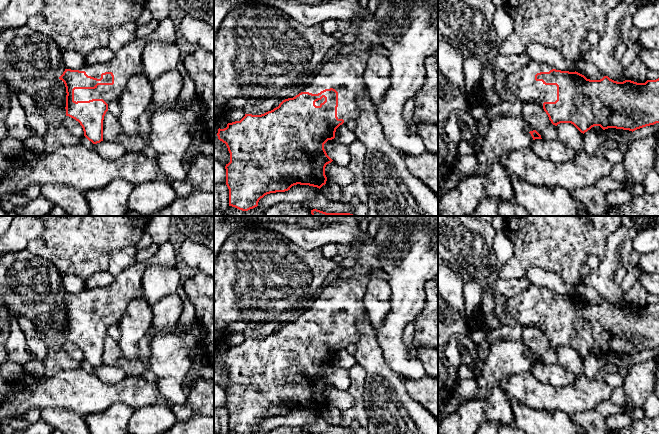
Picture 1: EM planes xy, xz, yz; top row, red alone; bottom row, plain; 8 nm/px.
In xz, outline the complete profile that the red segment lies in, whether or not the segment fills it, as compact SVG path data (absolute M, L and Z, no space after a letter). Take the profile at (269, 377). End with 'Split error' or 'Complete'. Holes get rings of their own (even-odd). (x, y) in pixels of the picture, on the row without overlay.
M369 275L336 279L321 289L311 307L295 321L283 324L278 331L264 338L245 338L240 345L218 353L218 363L226 368L230 377L230 386L225 390L229 430L250 434L257 431L259 424L267 418L285 416L297 408L319 413L326 408L325 391L333 384L327 379L324 368L335 362L340 349L346 349L349 344L358 341L356 323L367 316L363 300L368 283Z. Split error

